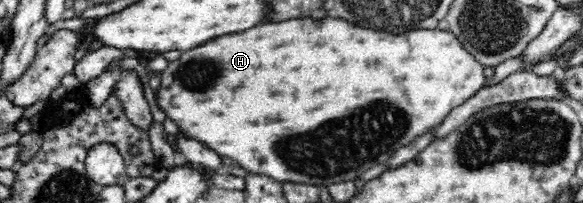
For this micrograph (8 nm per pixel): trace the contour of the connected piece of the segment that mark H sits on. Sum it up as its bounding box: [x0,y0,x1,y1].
[155,16,486,186]

